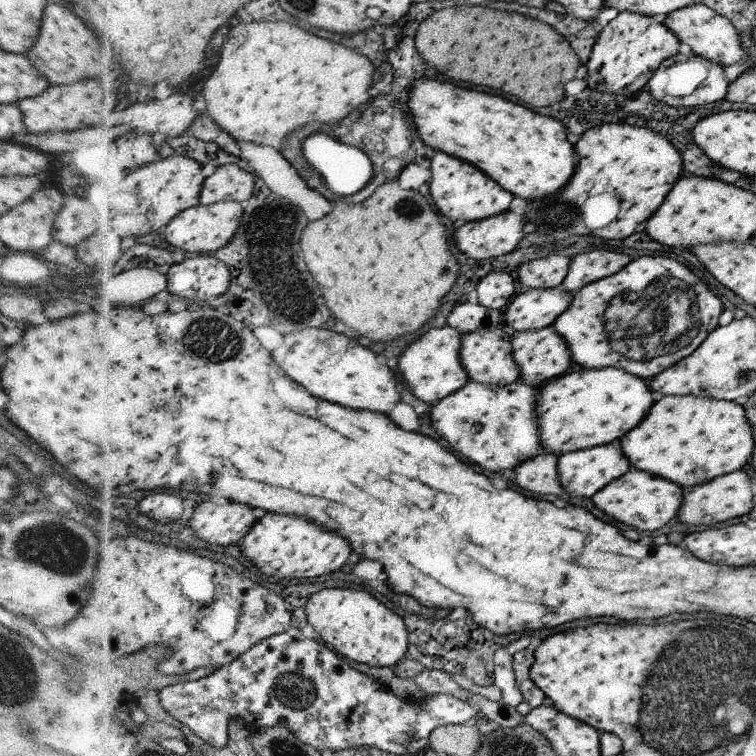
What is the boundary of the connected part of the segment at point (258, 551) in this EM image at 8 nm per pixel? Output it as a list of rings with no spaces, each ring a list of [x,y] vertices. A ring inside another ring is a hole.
[[[267,514],[262,522],[254,525],[240,544],[242,554],[268,576],[283,576],[284,578],[318,578],[328,576],[332,570],[346,570],[350,560],[350,542],[338,538],[336,534],[322,532],[316,524],[298,516],[278,516]]]

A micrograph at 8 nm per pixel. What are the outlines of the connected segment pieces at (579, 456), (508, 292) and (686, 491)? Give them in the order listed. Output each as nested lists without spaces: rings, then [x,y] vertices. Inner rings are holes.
[[[619,440],[560,456],[557,460],[557,475],[566,492],[582,498],[592,497],[609,482],[628,473],[632,466],[618,444],[620,444]]]
[[[492,272],[476,284],[472,299],[492,310],[506,310],[510,298],[516,292],[516,284],[506,272]]]
[[[740,469],[725,474],[721,477],[713,478],[701,485],[682,488],[682,504],[678,511],[679,522],[687,526],[716,526],[722,522],[728,522],[732,518],[740,518],[744,514],[753,510],[754,496],[752,495],[752,482],[750,476]]]

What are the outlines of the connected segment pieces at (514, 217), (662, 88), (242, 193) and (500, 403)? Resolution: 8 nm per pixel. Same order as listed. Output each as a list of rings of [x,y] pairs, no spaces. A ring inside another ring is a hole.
[[[509,211],[484,220],[458,223],[456,232],[452,234],[454,246],[457,247],[454,249],[457,254],[464,253],[477,261],[514,252],[525,236],[524,225],[522,215]]]
[[[678,53],[671,59],[666,59],[664,64],[653,74],[652,80],[646,88],[659,103],[664,102],[668,106],[690,106],[698,108],[704,105],[716,104],[728,94],[729,81],[724,73],[723,66],[716,61],[694,55],[685,56]]]
[[[222,165],[205,182],[201,196],[202,205],[211,205],[222,201],[245,203],[256,194],[259,176],[246,172],[242,166]]]
[[[472,379],[452,395],[432,405],[426,419],[434,427],[434,430],[450,444],[454,452],[458,452],[468,462],[480,464],[484,470],[500,472],[510,470],[514,466],[521,465],[524,460],[544,452],[541,446],[541,439],[538,436],[537,414],[537,389],[520,381],[504,386],[497,384],[482,384]]]

